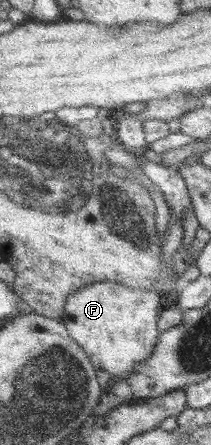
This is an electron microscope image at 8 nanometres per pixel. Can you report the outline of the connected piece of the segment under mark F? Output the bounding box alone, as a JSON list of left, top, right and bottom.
[64,282,163,379]

